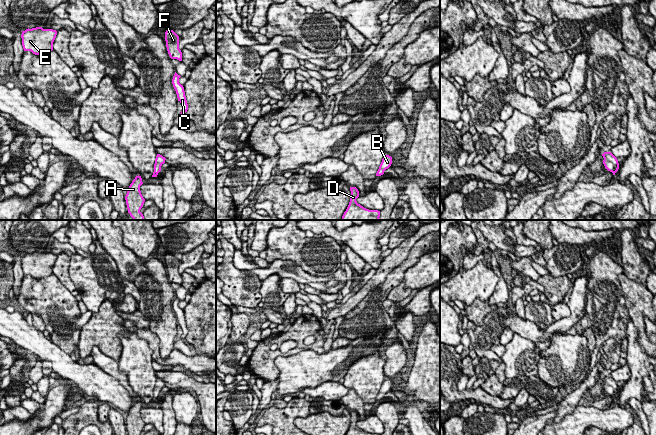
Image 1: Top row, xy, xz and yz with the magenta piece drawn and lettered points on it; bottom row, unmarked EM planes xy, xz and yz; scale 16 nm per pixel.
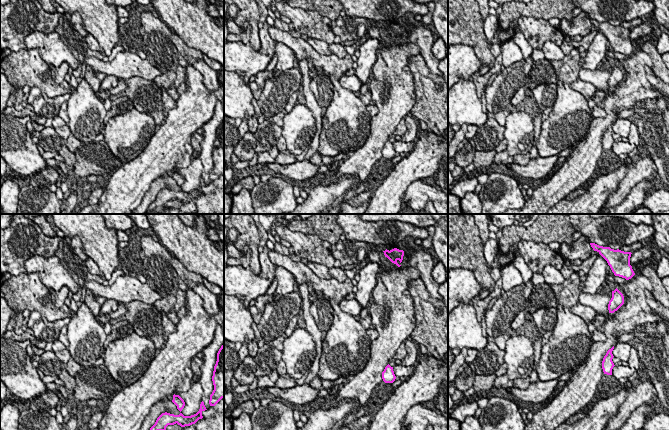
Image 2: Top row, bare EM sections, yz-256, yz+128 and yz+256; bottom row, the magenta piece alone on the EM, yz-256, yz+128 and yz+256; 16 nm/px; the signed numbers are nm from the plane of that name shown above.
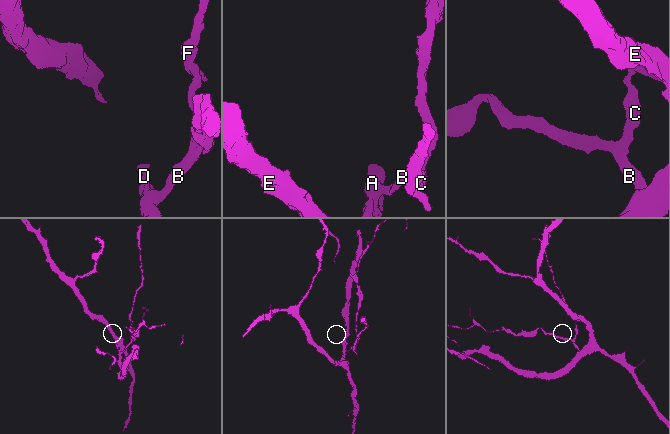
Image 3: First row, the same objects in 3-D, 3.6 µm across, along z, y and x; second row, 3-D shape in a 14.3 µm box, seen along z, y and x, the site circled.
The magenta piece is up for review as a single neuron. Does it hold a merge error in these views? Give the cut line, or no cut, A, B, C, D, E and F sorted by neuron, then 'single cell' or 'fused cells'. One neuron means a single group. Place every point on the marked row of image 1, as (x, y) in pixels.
no cut; A B C D E F; single cell

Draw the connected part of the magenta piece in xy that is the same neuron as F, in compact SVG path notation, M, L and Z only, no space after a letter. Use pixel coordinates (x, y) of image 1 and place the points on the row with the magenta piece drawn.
M166 30L165 41L170 58L182 61L182 52L179 49L179 36L173 30Z

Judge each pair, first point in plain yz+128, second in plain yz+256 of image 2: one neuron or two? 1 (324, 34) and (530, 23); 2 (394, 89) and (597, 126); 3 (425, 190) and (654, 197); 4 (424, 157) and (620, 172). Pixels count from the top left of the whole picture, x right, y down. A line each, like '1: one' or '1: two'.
1: one
2: one
3: one
4: two

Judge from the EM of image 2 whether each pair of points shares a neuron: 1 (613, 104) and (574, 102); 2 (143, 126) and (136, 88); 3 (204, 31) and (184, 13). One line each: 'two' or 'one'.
1: two
2: two
3: one

